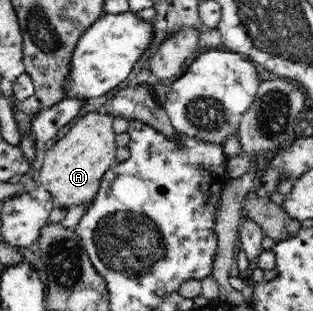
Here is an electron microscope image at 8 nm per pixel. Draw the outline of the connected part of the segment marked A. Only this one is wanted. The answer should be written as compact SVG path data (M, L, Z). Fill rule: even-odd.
M104 110L90 111L76 120L76 123L44 153L40 170L40 182L58 205L65 209L72 205L92 202L98 194L106 170L116 166L116 132L112 122L114 115Z

